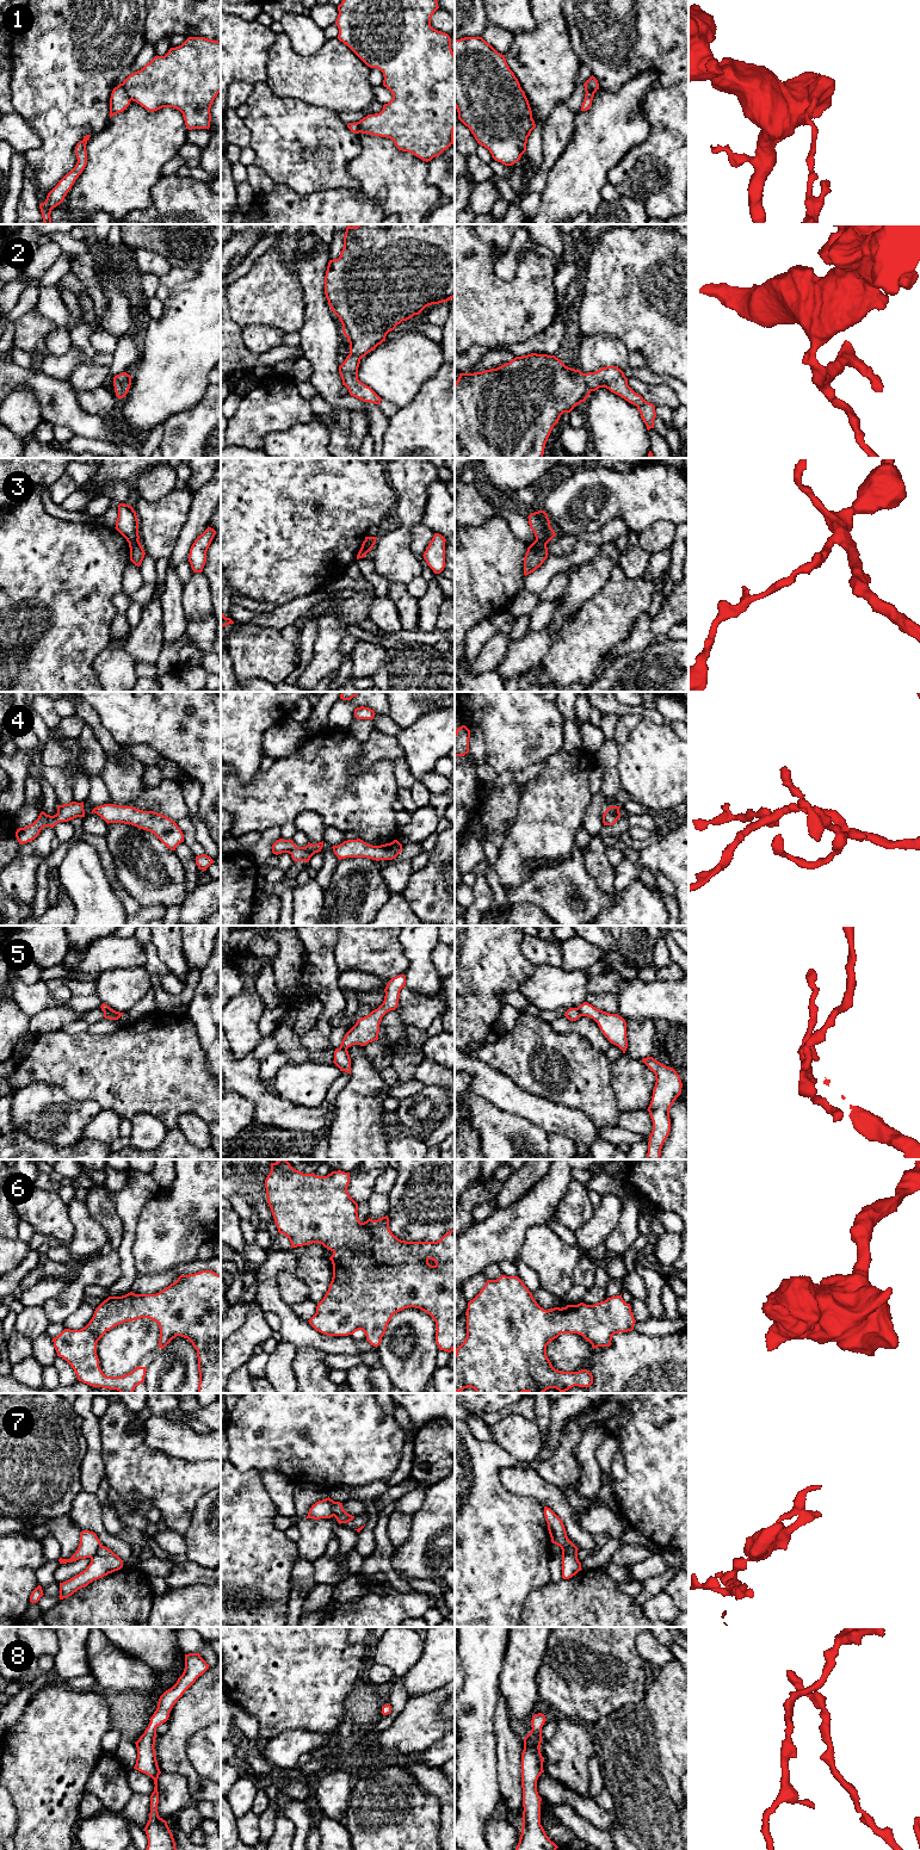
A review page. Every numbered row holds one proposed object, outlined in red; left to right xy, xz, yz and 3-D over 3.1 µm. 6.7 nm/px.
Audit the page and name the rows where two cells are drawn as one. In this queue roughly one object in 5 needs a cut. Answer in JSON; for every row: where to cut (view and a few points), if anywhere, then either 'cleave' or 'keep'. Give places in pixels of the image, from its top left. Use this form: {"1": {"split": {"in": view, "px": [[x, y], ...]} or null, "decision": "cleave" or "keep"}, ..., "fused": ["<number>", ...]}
{"1": {"split": {"in": "xy", "px": [[121, 84], [130, 100]]}, "decision": "cleave"}, "2": {"split": null, "decision": "keep"}, "3": {"split": {"in": "yz", "px": [[536, 539], [545, 544]]}, "decision": "cleave"}, "4": {"split": null, "decision": "keep"}, "5": {"split": {"in": "yz", "px": [[575, 1008], [581, 1015]]}, "decision": "cleave"}, "6": {"split": null, "decision": "keep"}, "7": {"split": {"in": "yz", "px": [[576, 1550], [568, 1548], [562, 1551]]}, "decision": "cleave"}, "8": {"split": null, "decision": "keep"}, "fused": ["1", "3", "5", "7"]}

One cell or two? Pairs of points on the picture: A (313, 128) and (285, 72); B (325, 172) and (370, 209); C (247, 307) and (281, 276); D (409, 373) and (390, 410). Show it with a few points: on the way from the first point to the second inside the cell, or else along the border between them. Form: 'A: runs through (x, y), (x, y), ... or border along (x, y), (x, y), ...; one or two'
A: border along (273, 92), (281, 97), (296, 98), (327, 107); two
B: border along (359, 186), (356, 190), (327, 189), (316, 192); two
C: runs through (255, 298), (272, 284); one
D: border along (382, 398), (393, 402), (399, 408); two

